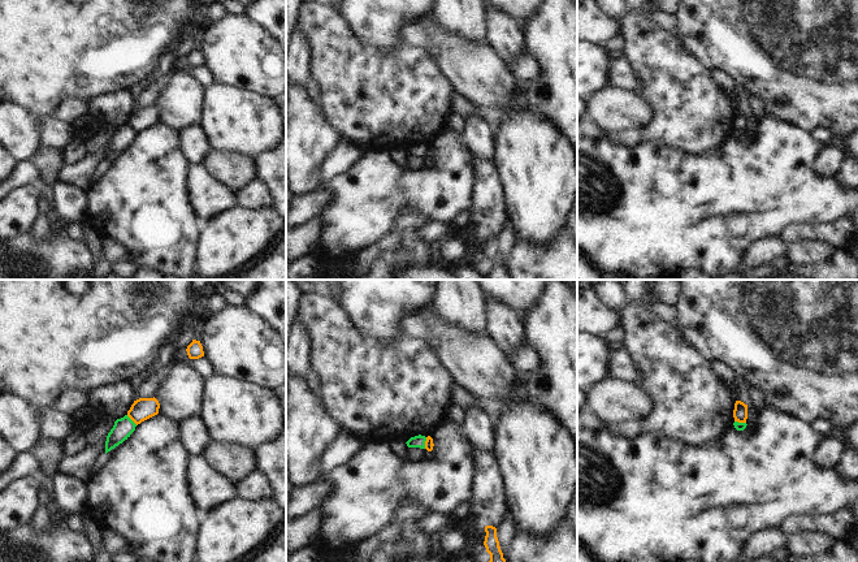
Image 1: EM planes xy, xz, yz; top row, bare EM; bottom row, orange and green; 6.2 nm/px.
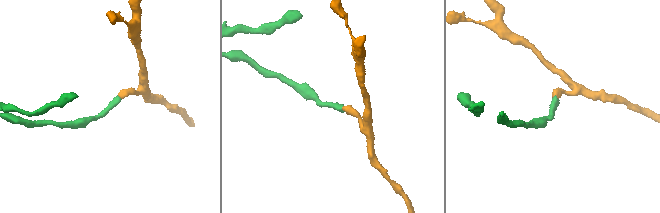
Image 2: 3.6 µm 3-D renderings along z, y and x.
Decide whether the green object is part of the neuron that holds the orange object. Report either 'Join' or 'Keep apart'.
Keep apart

